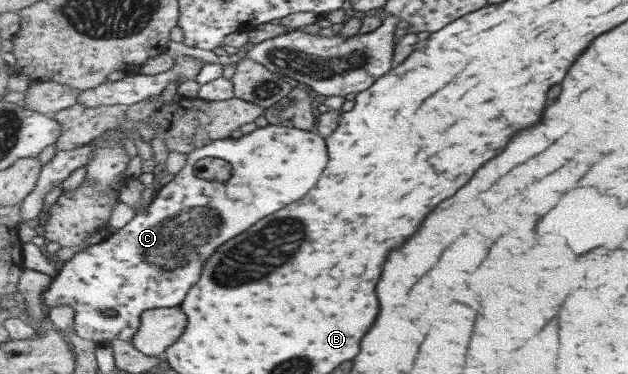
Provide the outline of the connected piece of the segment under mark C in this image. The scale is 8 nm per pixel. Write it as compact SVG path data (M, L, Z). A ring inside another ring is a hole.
M276 124L258 127L240 138L211 142L187 155L188 164L160 188L146 209L137 212L128 224L99 243L72 256L42 294L45 311L60 305L72 306L76 310L77 334L84 340L94 341L97 347L113 345L116 340L132 343L147 310L180 306L191 292L190 288L200 280L202 266L216 248L252 228L260 218L304 198L328 166L328 148L323 135L315 130ZM106 308L115 310L116 315L104 314L102 310Z

